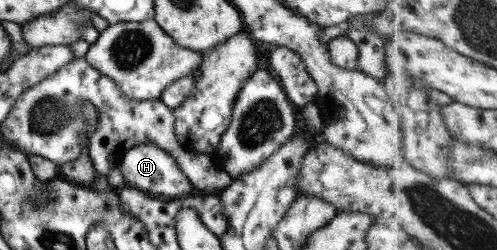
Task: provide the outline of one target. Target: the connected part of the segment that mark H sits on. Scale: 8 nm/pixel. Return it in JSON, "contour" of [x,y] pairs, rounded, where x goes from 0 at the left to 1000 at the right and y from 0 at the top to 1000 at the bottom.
{"contour":[[[282,576],[260,596],[245,628],[243,684],[249,724],[258,740],[268,740],[272,752],[318,788],[328,788],[328,780],[332,788],[368,788],[384,764],[394,764],[384,720],[364,684],[348,628],[310,576]]]}

